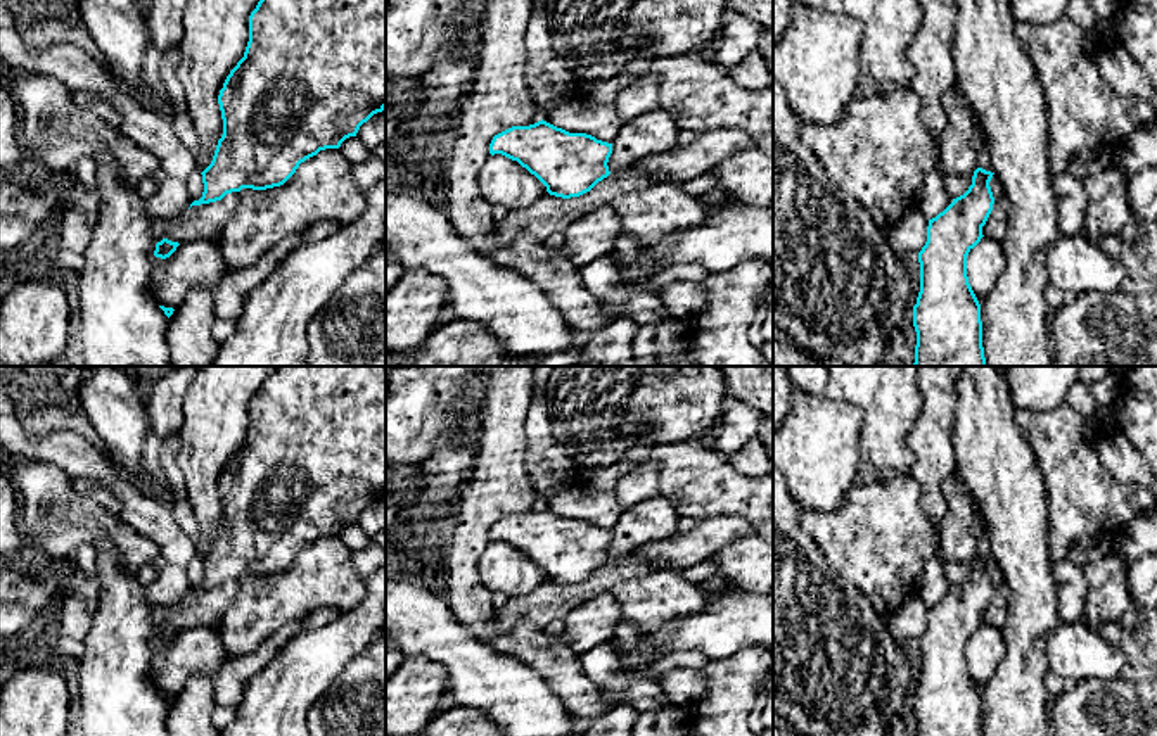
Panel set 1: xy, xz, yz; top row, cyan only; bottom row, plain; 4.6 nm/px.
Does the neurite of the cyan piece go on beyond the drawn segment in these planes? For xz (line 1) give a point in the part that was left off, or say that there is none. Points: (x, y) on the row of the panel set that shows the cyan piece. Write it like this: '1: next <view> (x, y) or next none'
1: next none

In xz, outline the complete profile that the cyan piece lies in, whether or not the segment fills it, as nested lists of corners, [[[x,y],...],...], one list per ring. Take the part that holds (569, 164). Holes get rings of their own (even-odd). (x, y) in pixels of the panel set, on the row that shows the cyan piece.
[[[541,119],[495,135],[489,154],[517,161],[550,195],[571,199],[590,192],[610,174],[607,162],[612,143],[586,133],[569,133]]]

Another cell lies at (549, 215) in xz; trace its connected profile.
[[[631,166],[624,171],[610,173],[579,197],[562,199],[545,194],[531,206],[508,211],[502,221],[495,221],[493,237],[502,244],[524,237],[534,237],[545,242],[552,233],[564,232],[576,219],[604,206],[610,206],[623,194],[659,181],[662,181],[661,174],[638,171]]]

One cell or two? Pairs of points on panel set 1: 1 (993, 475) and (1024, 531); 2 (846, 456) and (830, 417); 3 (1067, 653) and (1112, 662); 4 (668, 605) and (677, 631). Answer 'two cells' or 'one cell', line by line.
1: one cell
2: one cell
3: one cell
4: two cells

